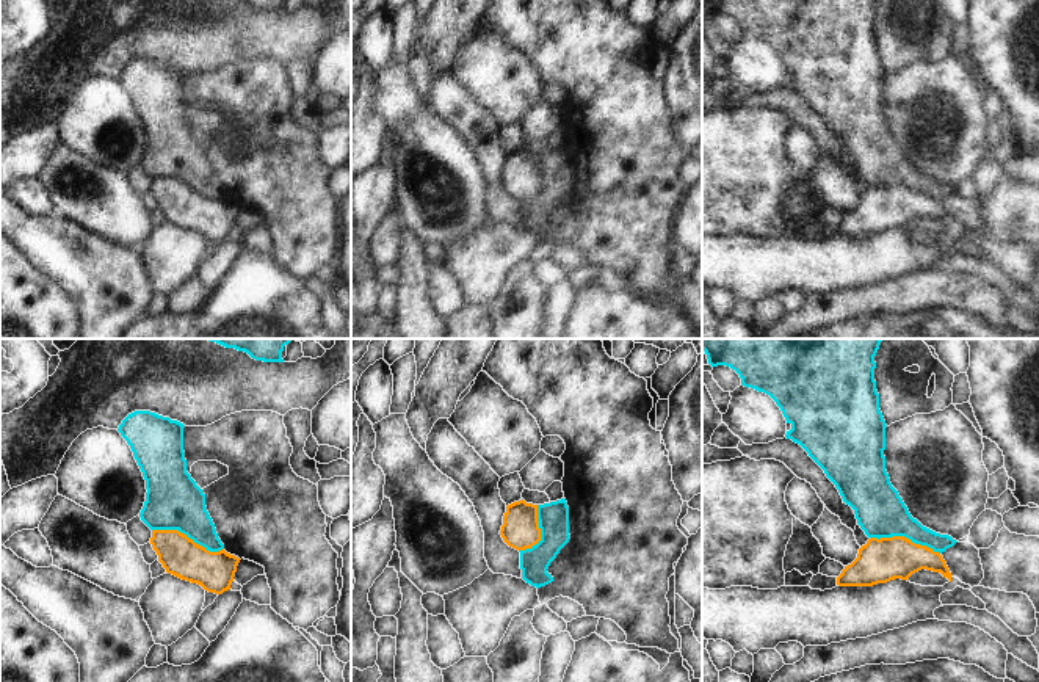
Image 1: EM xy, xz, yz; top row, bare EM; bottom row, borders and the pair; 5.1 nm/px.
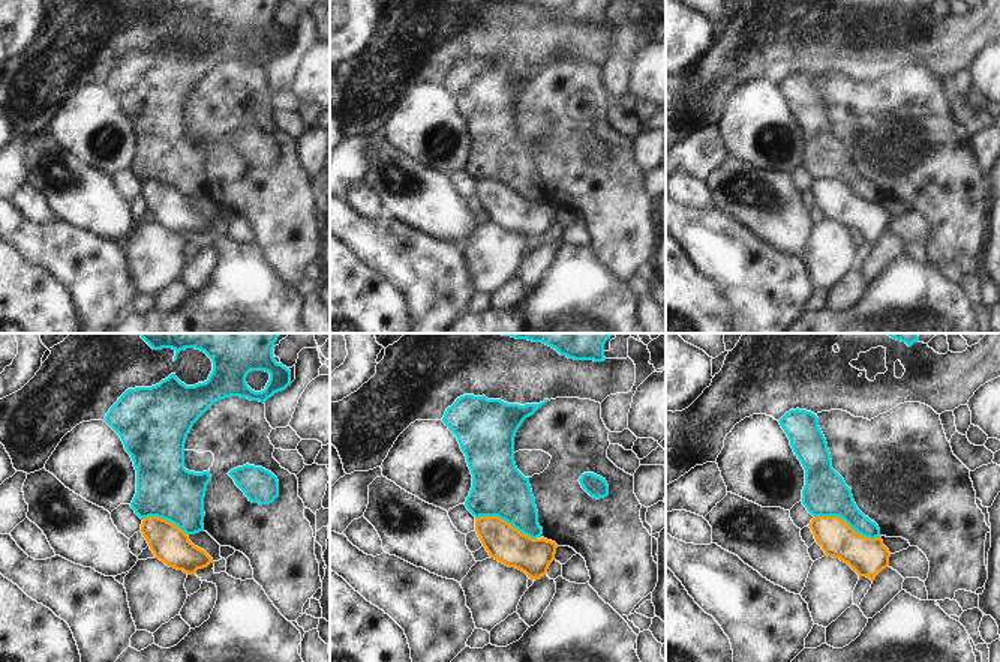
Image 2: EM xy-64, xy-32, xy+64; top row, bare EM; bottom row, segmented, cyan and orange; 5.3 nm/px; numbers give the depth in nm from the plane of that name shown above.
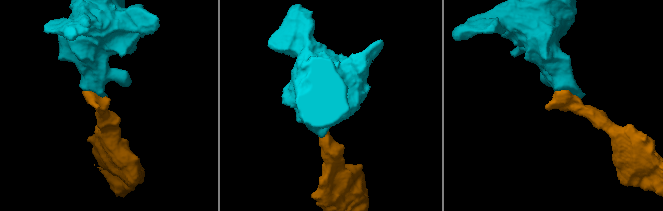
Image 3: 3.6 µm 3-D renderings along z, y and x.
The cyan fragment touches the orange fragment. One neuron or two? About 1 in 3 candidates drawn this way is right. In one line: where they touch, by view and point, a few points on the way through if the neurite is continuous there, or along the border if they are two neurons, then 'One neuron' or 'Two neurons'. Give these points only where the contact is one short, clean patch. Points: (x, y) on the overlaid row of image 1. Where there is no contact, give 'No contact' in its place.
Touches cyan at xy (188, 536). Boundary: xy (152, 529), (177, 529), (210, 551), (223, 549). Two neurons.

